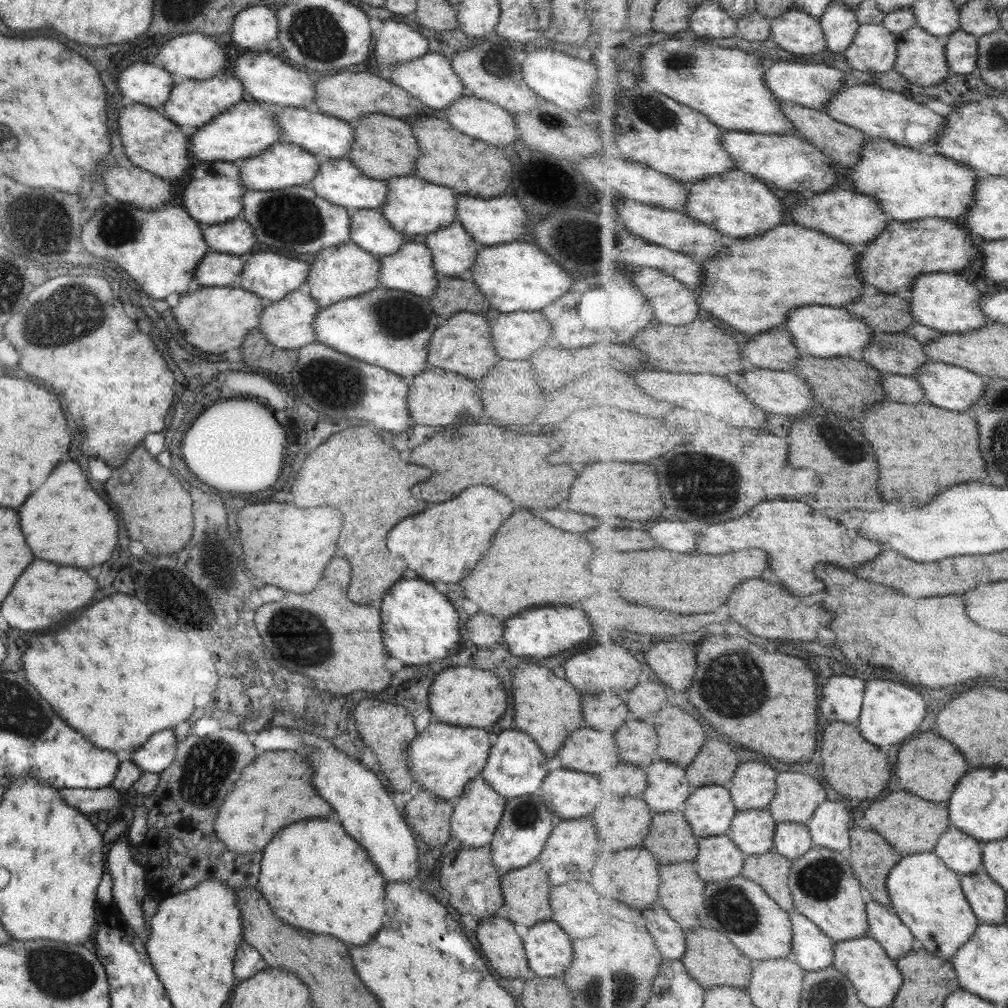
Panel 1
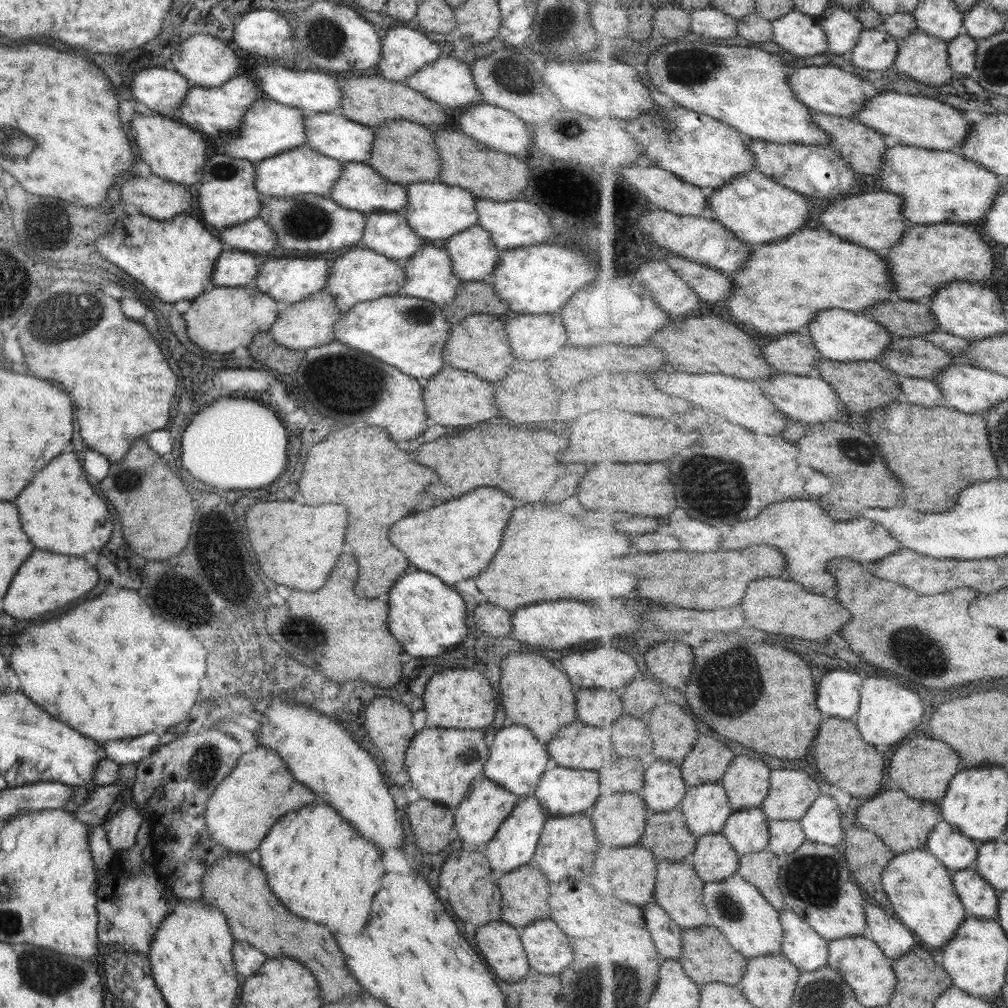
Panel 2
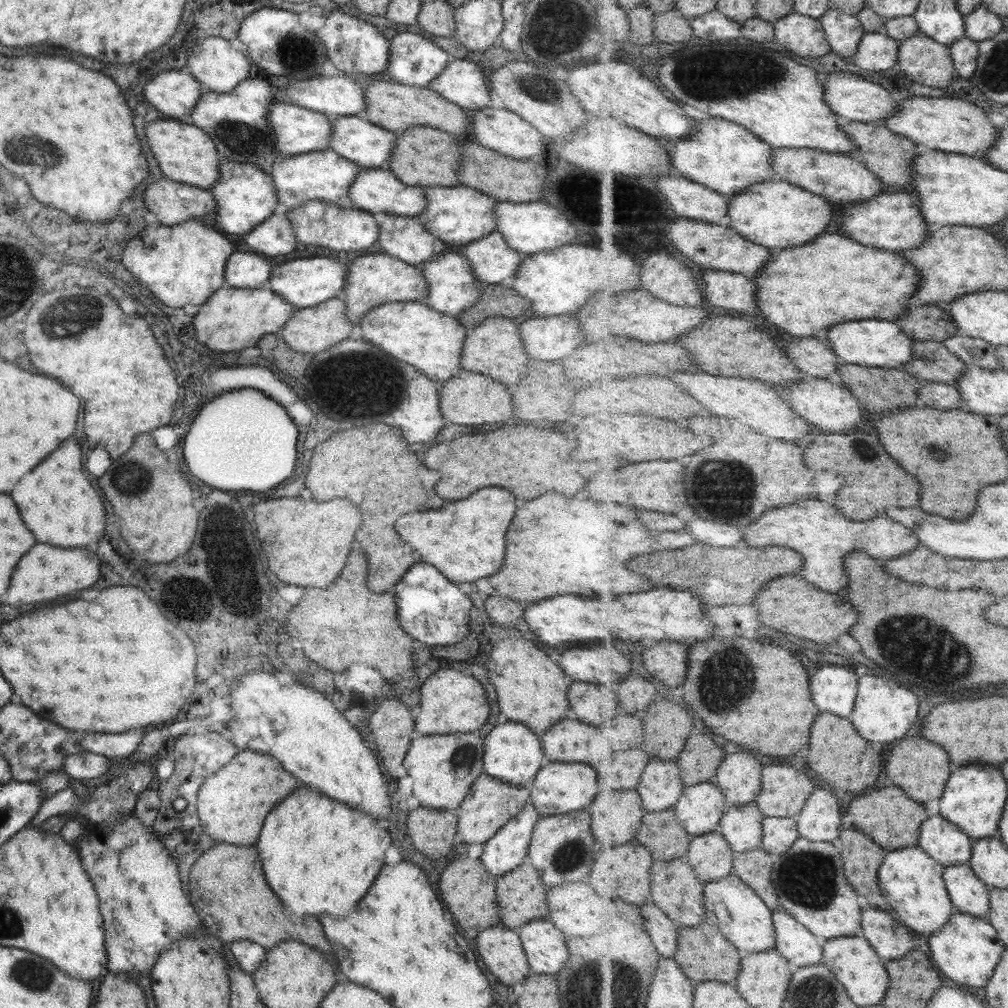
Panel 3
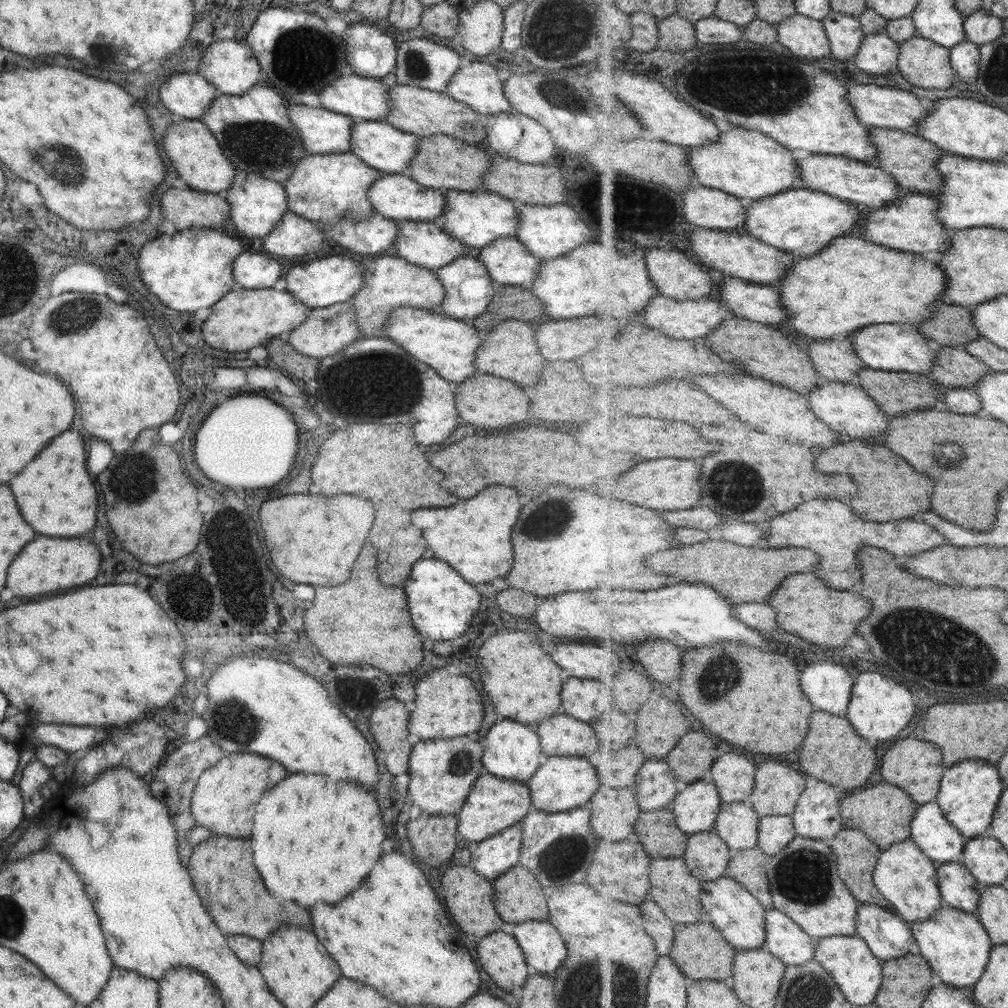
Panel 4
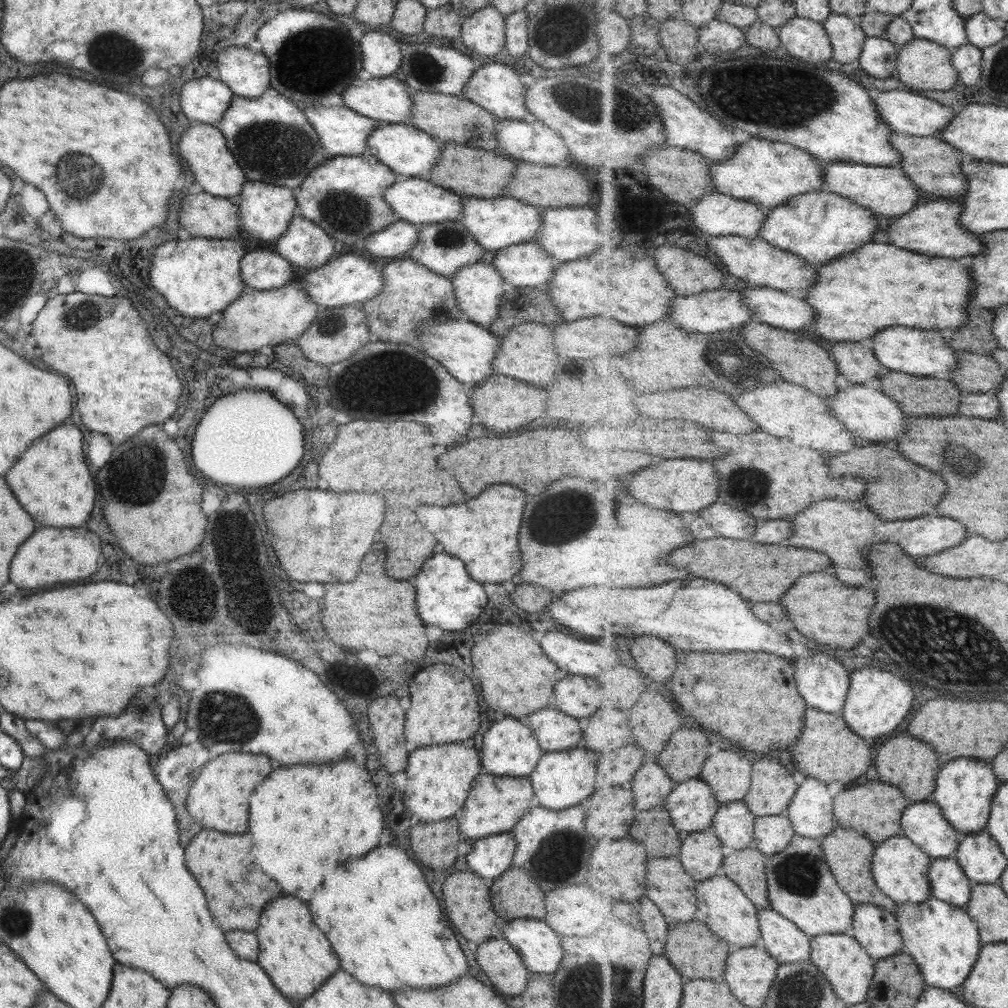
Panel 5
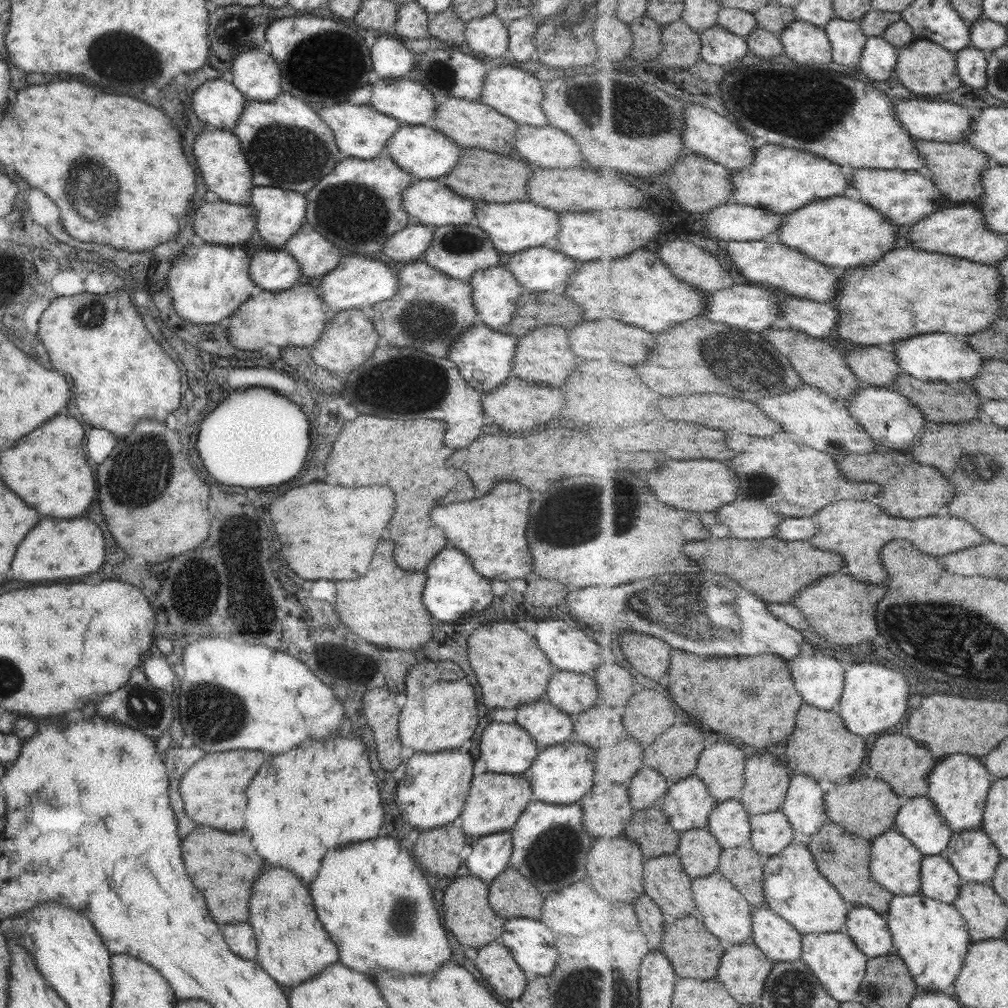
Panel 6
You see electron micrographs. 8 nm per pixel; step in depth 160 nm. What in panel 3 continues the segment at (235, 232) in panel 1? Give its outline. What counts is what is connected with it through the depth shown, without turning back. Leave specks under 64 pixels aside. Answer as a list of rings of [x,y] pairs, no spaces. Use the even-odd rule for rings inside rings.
[[[277,204],[261,224],[258,224],[251,232],[243,234],[243,244],[251,248],[253,253],[261,256],[283,256],[297,248],[298,242],[294,236],[292,224],[286,217],[289,209]]]

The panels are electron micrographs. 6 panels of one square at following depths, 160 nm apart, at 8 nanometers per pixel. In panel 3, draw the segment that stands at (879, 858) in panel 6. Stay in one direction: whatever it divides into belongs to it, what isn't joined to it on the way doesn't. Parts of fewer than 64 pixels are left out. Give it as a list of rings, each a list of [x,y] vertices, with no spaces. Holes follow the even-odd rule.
[[[919,845],[888,851],[880,866],[881,889],[893,908],[900,914],[899,919],[925,938],[941,930],[949,922],[951,915],[957,912],[944,879],[945,869],[944,864],[937,862]]]

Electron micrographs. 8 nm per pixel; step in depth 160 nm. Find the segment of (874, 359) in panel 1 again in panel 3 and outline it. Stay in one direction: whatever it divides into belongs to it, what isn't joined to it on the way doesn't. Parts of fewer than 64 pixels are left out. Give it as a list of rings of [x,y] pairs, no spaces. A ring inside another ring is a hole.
[[[914,341],[914,357],[905,370],[920,381],[956,384],[964,375],[967,363],[961,360],[945,343],[939,341]]]

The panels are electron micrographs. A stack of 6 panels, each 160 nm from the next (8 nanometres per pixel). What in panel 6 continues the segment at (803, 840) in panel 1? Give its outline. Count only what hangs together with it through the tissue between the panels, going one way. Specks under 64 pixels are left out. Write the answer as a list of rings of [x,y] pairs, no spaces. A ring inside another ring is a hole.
[[[780,810],[752,815],[750,847],[767,858],[783,852],[793,841],[793,827],[789,817]]]

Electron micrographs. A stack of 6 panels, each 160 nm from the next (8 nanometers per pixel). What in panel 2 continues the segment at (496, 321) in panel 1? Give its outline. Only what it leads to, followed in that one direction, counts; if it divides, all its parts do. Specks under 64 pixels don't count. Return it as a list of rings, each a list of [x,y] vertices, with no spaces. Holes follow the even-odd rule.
[[[518,314],[503,322],[516,359],[545,360],[563,348],[567,340],[559,314]]]

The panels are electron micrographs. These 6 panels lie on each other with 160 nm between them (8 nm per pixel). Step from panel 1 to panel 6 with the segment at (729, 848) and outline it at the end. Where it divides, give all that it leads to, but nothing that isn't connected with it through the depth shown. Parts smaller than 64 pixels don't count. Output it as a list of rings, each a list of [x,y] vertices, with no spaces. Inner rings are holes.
[[[708,828],[691,829],[682,832],[677,856],[692,878],[704,877],[718,872],[723,850],[720,841]]]

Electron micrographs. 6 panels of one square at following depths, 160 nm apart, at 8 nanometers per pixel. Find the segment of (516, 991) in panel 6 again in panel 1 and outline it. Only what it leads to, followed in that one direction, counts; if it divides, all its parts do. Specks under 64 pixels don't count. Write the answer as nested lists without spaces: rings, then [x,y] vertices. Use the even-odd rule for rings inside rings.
[[[487,918],[477,926],[477,942],[493,970],[503,978],[527,974],[527,962],[519,936],[509,920]],[[521,970],[521,974],[519,974]]]

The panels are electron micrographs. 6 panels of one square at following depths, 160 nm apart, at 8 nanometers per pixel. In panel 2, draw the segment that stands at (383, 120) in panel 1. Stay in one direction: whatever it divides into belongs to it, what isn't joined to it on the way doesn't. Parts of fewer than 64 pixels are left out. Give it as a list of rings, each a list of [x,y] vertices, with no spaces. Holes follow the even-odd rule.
[[[407,120],[389,121],[373,128],[373,144],[366,164],[393,184],[437,182],[441,163],[435,145],[431,127],[425,128]]]

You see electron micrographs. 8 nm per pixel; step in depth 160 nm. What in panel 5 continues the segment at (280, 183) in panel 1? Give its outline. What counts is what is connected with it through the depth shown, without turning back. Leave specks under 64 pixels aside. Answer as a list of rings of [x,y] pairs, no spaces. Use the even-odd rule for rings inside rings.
[[[367,152],[360,156],[329,156],[329,158],[331,160],[325,160],[319,167],[314,168],[301,186],[293,190],[297,206],[295,214],[310,220],[325,234],[347,246],[363,242],[364,238],[371,236],[374,232],[379,232],[398,219],[383,200],[383,192],[395,182],[395,173],[392,170]]]

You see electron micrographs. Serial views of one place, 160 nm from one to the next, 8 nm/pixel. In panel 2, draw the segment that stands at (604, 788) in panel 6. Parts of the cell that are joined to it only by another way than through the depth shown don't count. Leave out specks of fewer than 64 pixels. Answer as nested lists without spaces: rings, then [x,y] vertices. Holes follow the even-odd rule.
[[[643,793],[635,794],[605,794],[598,796],[588,812],[590,820],[595,828],[595,836],[599,844],[605,846],[633,846],[641,840],[647,826],[648,817],[652,811],[645,802]]]

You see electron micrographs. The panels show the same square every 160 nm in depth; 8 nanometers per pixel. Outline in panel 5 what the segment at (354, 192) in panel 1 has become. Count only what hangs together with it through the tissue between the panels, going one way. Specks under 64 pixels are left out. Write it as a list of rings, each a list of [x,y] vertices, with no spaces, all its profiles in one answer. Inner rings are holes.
[[[409,177],[405,181],[394,182],[385,189],[383,200],[398,219],[408,221],[414,226],[459,220],[462,211],[461,198],[433,185],[425,177]]]

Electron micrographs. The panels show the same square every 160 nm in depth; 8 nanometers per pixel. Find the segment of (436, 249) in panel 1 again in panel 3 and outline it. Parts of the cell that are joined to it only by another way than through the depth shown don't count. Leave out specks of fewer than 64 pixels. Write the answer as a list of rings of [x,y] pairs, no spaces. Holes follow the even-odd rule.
[[[496,230],[479,240],[463,244],[459,254],[468,260],[480,285],[506,285],[516,275],[523,259],[520,253],[509,248],[504,236]]]

